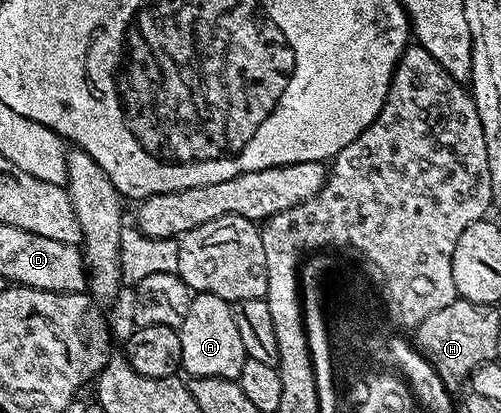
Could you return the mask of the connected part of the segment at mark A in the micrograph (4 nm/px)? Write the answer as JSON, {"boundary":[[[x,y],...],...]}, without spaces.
{"boundary":[[[196,293],[189,301],[187,318],[183,318],[179,331],[183,342],[181,368],[186,372],[186,377],[240,381],[243,362],[247,357],[243,338],[239,338],[239,330],[235,327],[235,314],[230,301],[215,294]]]}

